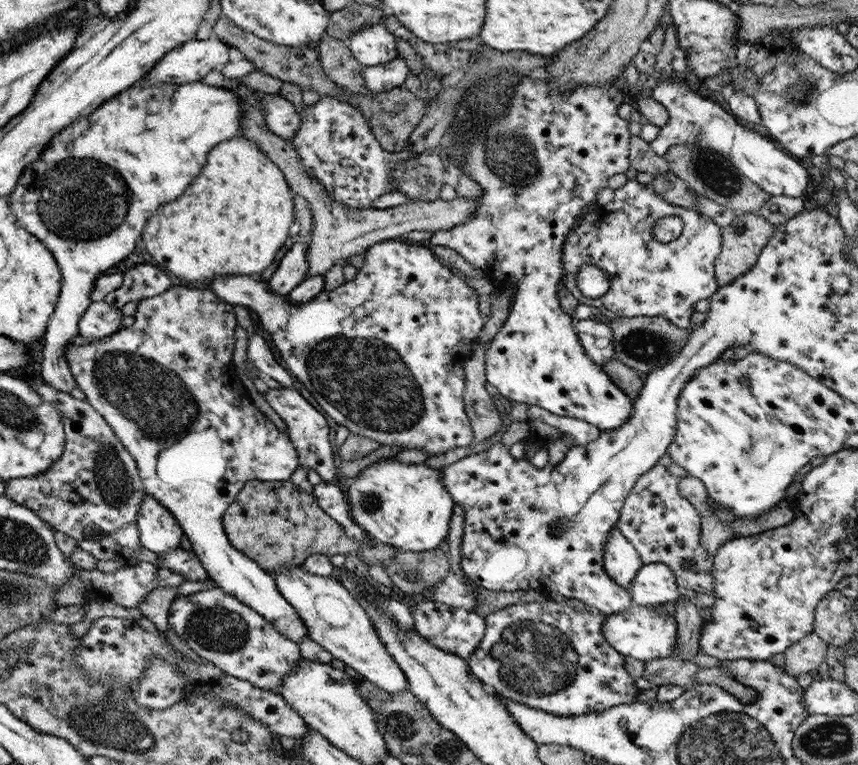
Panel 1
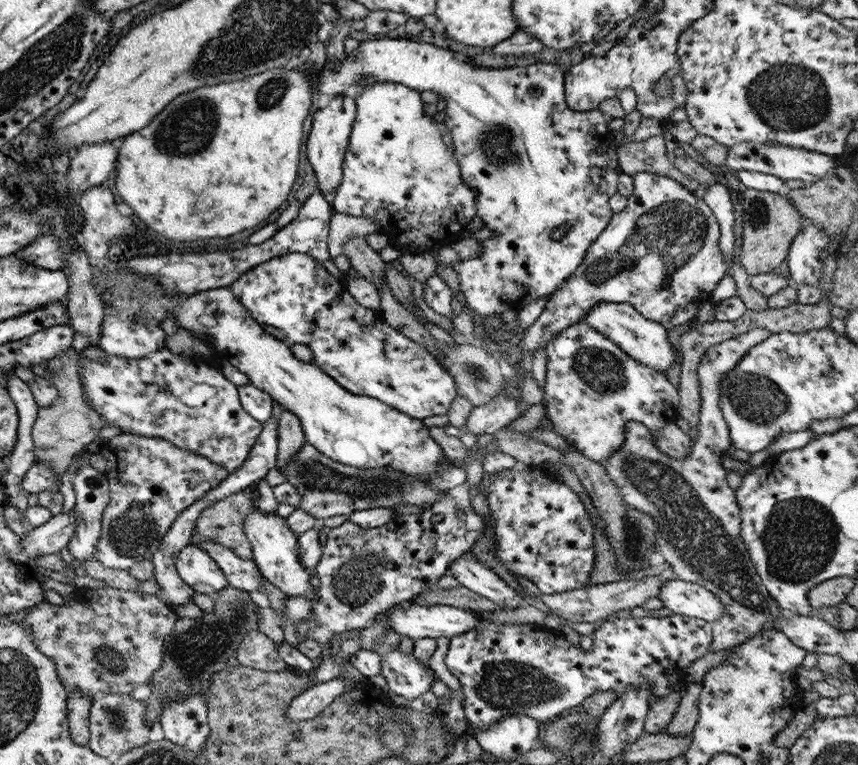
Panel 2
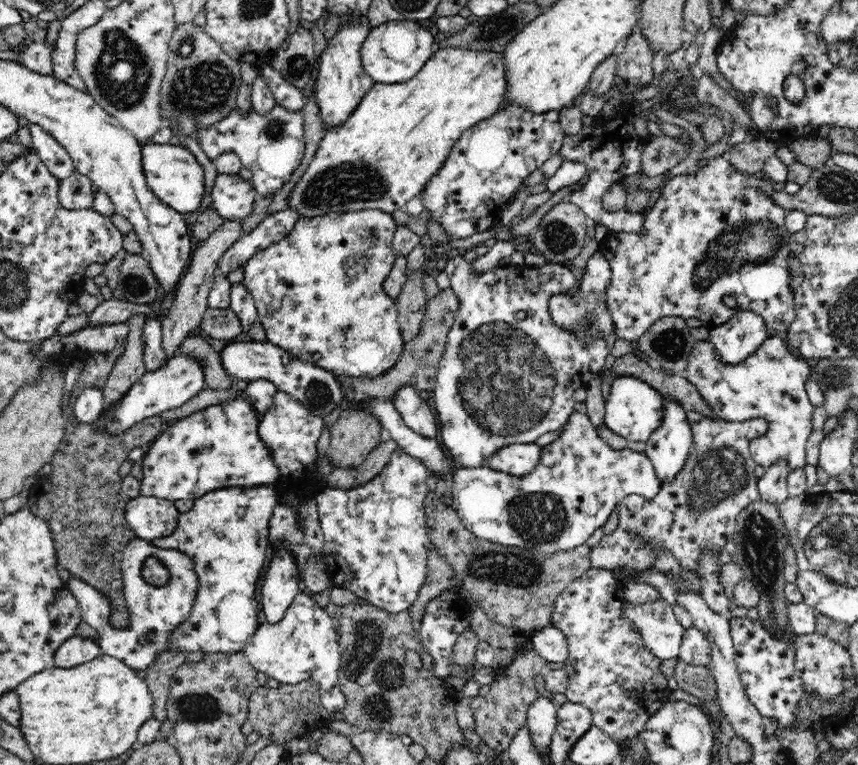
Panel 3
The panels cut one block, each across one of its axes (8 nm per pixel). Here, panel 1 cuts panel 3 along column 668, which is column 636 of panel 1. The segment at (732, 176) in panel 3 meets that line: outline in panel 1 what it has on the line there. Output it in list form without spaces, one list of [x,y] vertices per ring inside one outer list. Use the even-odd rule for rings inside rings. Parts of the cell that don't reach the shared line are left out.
[[[638,177],[626,180],[625,184],[613,192],[612,201],[607,206],[595,205],[583,215],[579,223],[571,226],[562,244],[561,264],[564,268],[563,288],[571,293],[578,304],[595,308],[606,308],[617,317],[660,316],[672,322],[677,328],[687,329],[693,307],[699,300],[708,300],[718,289],[713,268],[715,257],[720,250],[721,228],[708,216],[698,214],[693,208],[674,205],[653,192],[649,179]],[[665,217],[682,223],[680,235],[669,243],[659,243],[652,237],[653,225]],[[583,264],[592,264],[607,273],[609,288],[599,298],[587,298],[576,285],[576,274]]]

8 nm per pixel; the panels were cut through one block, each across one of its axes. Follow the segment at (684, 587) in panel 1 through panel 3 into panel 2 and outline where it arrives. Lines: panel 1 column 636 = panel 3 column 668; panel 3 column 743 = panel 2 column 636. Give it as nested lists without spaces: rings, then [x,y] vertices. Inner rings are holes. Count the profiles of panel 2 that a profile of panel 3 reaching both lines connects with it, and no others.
[[[753,328],[710,346],[699,359],[696,368],[700,396],[699,421],[697,421],[697,435],[691,438],[691,449],[687,455],[667,457],[651,441],[649,429],[645,428],[643,423],[631,420],[625,423],[623,443],[617,447],[617,451],[613,451],[605,461],[601,462],[609,480],[617,486],[623,502],[633,510],[651,516],[653,522],[657,522],[653,544],[663,560],[669,564],[668,573],[679,581],[700,585],[711,592],[722,605],[721,617],[710,623],[711,643],[707,652],[729,649],[761,630],[772,629],[774,619],[781,616],[780,609],[770,598],[766,588],[762,586],[759,575],[750,561],[749,551],[745,550],[745,543],[739,537],[739,526],[741,526],[739,506],[735,502],[733,489],[729,488],[725,481],[726,469],[719,463],[721,457],[727,455],[730,443],[727,425],[719,410],[719,383],[723,375],[737,365],[749,348],[765,340],[769,335],[769,330],[765,328]]]

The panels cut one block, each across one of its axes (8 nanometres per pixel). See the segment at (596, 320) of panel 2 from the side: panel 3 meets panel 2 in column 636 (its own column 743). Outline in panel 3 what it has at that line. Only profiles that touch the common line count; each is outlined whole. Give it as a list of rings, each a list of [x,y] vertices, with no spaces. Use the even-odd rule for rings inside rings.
[[[738,311],[726,324],[710,328],[718,361],[730,365],[746,360],[767,337],[764,319],[750,311]]]

